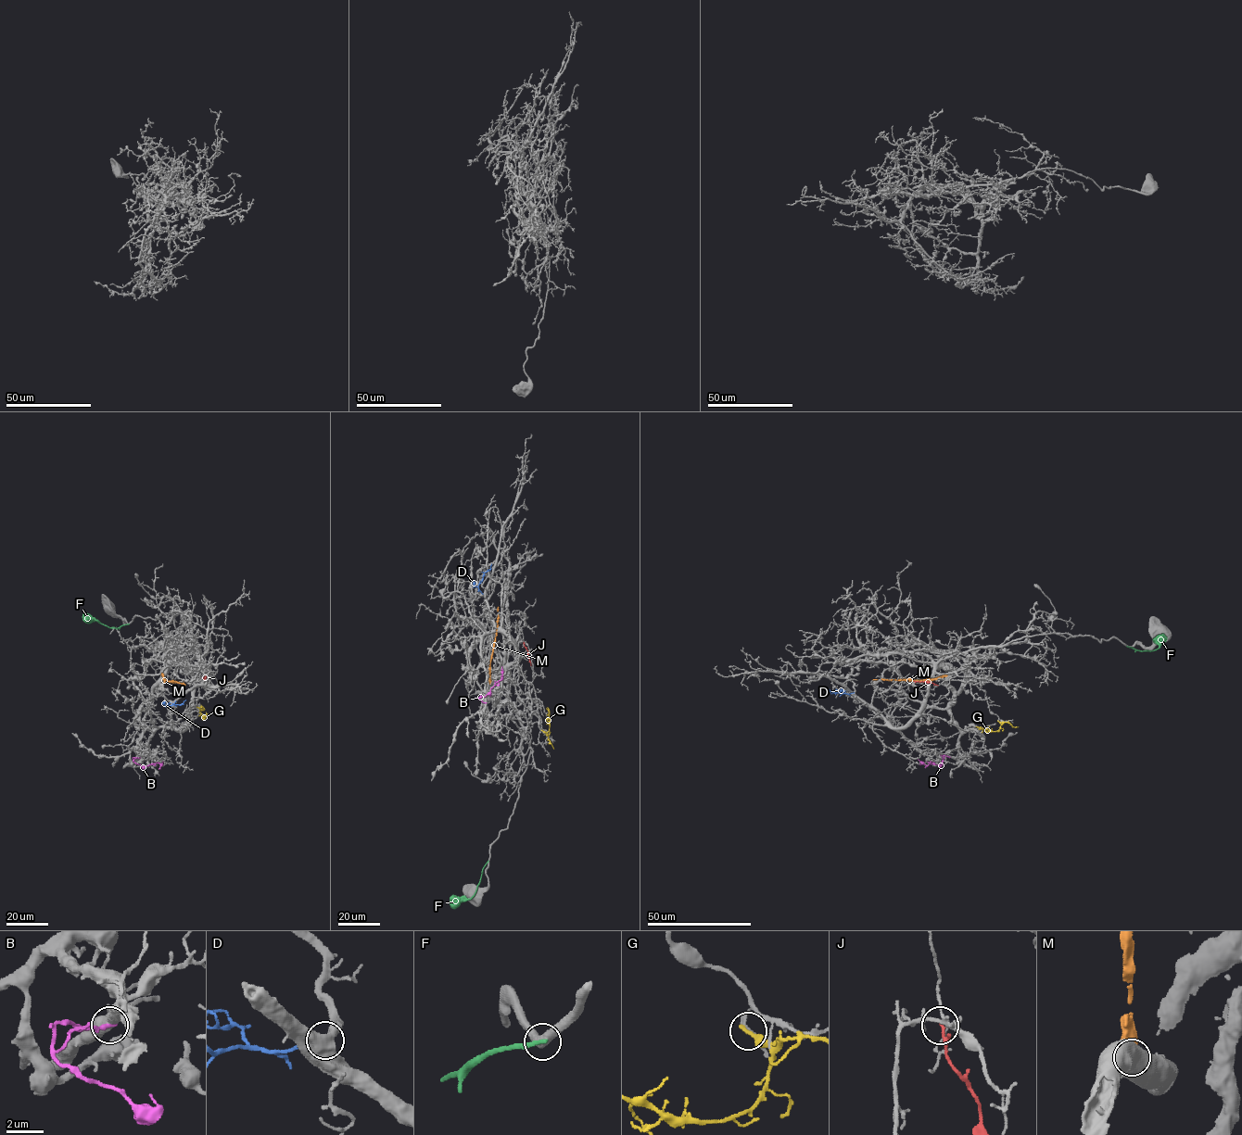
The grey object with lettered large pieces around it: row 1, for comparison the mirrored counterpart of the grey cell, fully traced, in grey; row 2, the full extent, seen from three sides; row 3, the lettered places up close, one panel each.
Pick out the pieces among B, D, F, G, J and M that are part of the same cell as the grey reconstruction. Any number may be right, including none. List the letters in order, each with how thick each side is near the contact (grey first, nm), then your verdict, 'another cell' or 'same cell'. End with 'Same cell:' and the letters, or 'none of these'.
B: 550/260 nm | another cell
D: 340/190 nm | same cell
F: 440/240 nm | another cell
G: 130/300 nm | another cell
J: 100/130 nm | another cell
M: 700/650 nm | another cell
Same cell: D

